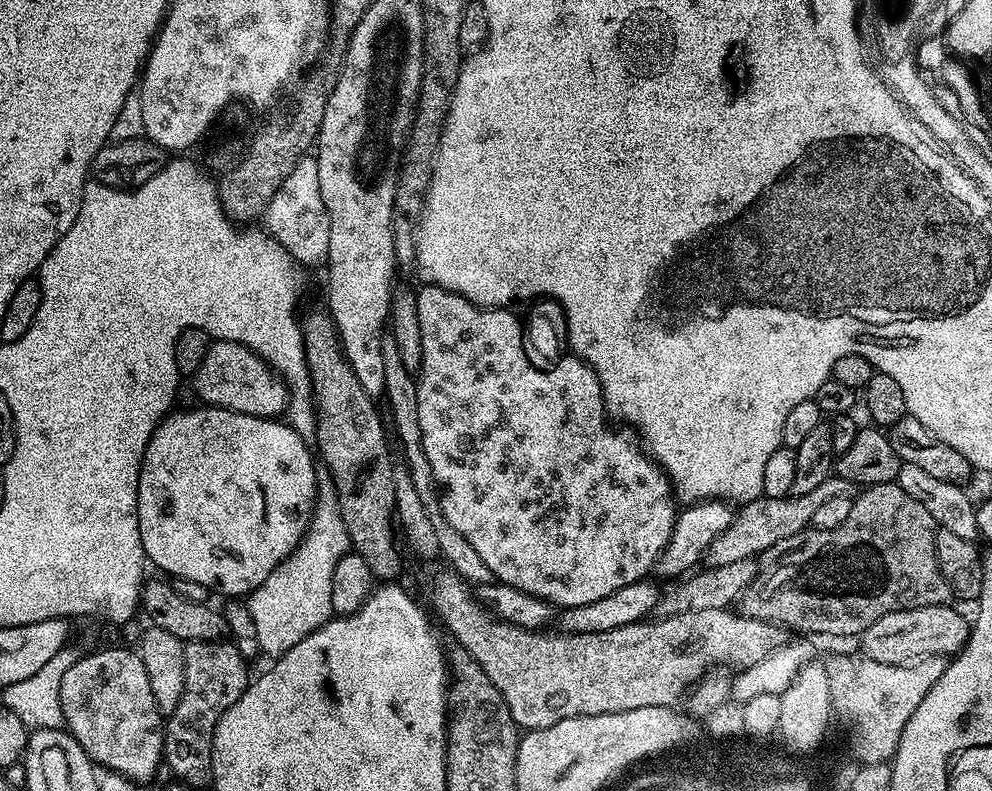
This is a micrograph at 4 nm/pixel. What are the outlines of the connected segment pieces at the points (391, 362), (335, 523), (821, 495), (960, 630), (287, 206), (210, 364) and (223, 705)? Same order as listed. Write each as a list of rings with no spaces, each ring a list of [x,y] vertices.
[[[388,330],[384,332],[382,338],[382,362],[378,366],[378,372],[384,375],[384,388],[388,391],[388,404],[392,407],[392,420],[396,423],[396,436],[400,439],[400,444],[404,447],[404,456],[408,472],[414,478],[414,486],[418,486],[418,498],[422,498],[422,506],[426,506],[426,514],[430,514],[434,522],[434,531],[438,533],[439,559],[445,560],[447,567],[451,571],[458,573],[462,579],[468,581],[469,585],[484,584],[487,580],[493,579],[490,566],[482,562],[478,550],[466,542],[465,536],[446,518],[440,515],[440,490],[437,485],[430,462],[424,453],[424,435],[422,426],[418,422],[418,394],[416,393],[416,381],[414,374],[406,370],[406,364],[398,355],[398,342],[394,342],[394,334]]]
[[[324,478],[316,486],[316,506],[312,509],[312,520],[300,544],[262,582],[262,586],[251,589],[246,603],[254,617],[258,630],[258,646],[266,657],[284,656],[302,638],[316,632],[333,615],[330,606],[330,582],[334,582],[334,566],[350,551],[348,531],[342,522],[342,514],[336,488],[331,479]]]
[[[835,474],[829,476],[826,482],[821,482],[815,490],[809,490],[805,496],[786,495],[782,498],[761,496],[759,500],[750,500],[743,505],[741,512],[733,515],[730,526],[722,534],[714,538],[706,553],[706,564],[709,568],[726,566],[724,560],[738,562],[759,557],[778,542],[790,538],[794,534],[803,532],[809,527],[816,513],[829,498],[847,496],[853,491],[854,485],[848,480]]]
[[[948,604],[938,606],[918,606],[914,610],[898,610],[878,618],[874,626],[862,633],[863,655],[874,658],[874,662],[887,664],[907,664],[921,660],[923,656],[951,657],[968,642],[969,621],[958,609]]]
[[[305,154],[297,160],[264,209],[262,224],[301,267],[325,265],[329,254],[330,220],[321,198],[318,184],[318,164],[315,155]]]
[[[213,339],[202,366],[198,366],[190,384],[196,387],[197,394],[208,403],[205,405],[213,409],[232,410],[238,414],[263,418],[283,417],[290,399],[283,379],[273,373],[267,362],[254,350],[233,340]]]
[[[227,639],[193,640],[185,643],[186,686],[182,690],[182,698],[178,698],[178,706],[167,717],[164,726],[165,749],[172,750],[176,744],[176,752],[180,756],[201,756],[204,762],[212,759],[212,743],[214,730],[222,718],[222,714],[249,686],[247,676],[249,665],[246,663],[235,643]]]

